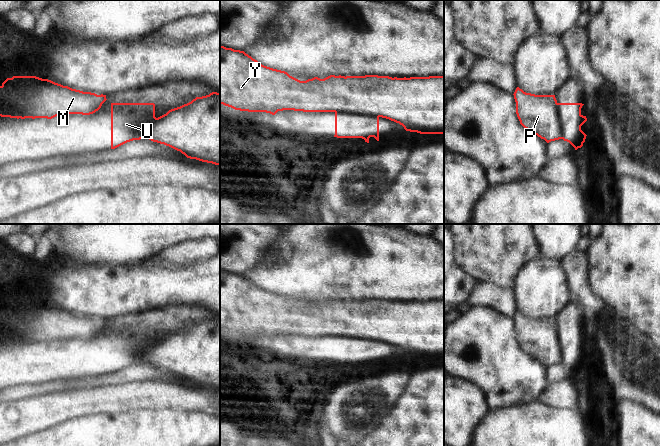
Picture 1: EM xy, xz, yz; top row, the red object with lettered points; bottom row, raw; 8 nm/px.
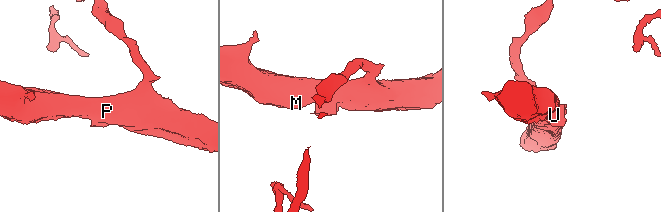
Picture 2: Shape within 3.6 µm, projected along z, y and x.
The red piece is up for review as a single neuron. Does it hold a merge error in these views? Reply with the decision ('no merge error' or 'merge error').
merge error

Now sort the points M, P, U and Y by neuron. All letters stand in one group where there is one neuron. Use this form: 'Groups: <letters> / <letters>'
Groups: M P Y / U.

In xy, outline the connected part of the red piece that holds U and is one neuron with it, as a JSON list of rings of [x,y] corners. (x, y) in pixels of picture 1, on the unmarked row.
[[[111,327],[111,373],[144,363],[143,352],[154,342],[154,327]]]

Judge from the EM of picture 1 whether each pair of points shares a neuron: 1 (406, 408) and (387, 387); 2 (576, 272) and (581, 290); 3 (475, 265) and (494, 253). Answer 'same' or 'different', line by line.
1: different
2: same
3: same

